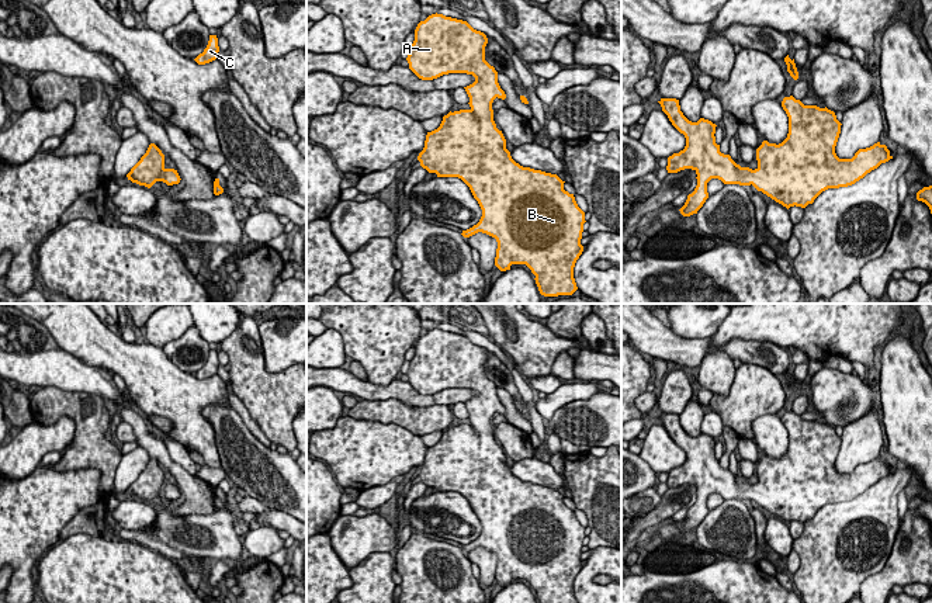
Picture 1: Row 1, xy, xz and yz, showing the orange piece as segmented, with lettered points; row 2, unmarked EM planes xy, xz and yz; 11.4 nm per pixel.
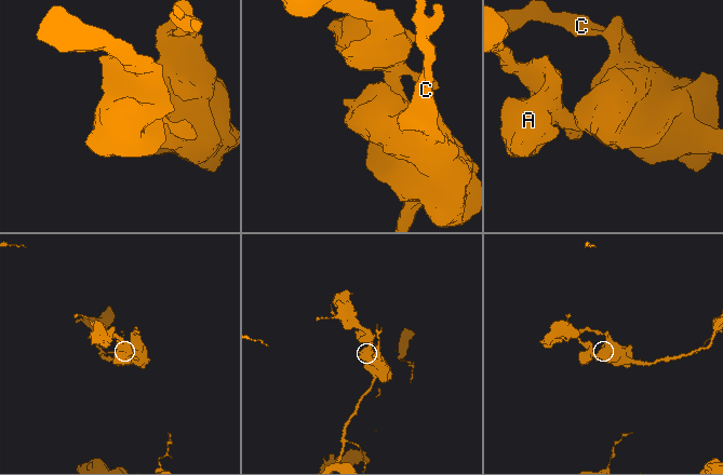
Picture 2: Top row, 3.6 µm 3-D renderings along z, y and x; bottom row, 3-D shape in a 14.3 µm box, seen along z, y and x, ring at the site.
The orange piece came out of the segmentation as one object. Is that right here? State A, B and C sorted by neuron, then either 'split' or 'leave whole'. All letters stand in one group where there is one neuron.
A B C | leave whole

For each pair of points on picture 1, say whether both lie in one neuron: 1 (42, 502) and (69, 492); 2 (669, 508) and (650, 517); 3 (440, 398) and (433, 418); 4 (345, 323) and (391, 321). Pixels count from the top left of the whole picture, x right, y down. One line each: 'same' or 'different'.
1: same
2: same
3: different
4: same

